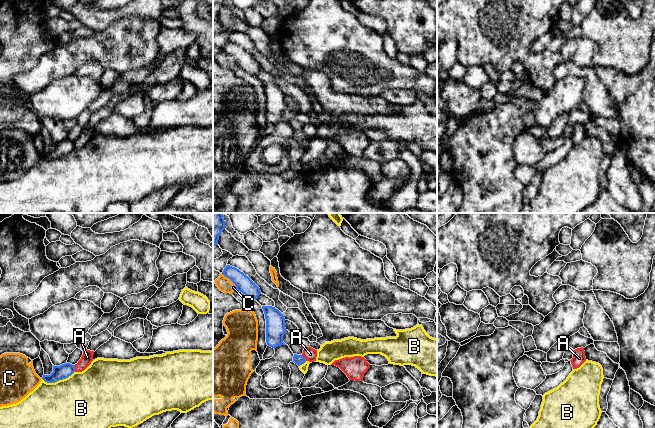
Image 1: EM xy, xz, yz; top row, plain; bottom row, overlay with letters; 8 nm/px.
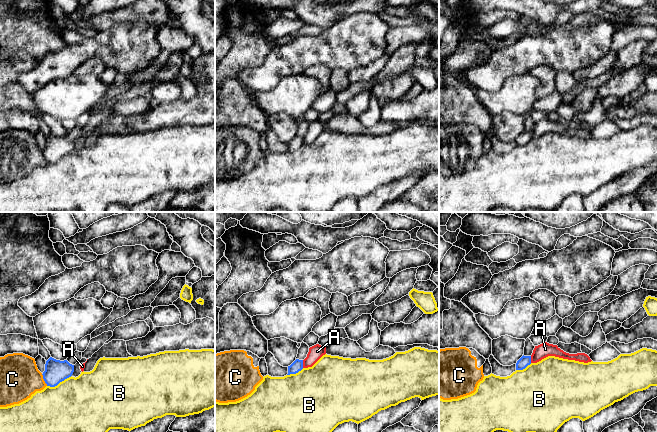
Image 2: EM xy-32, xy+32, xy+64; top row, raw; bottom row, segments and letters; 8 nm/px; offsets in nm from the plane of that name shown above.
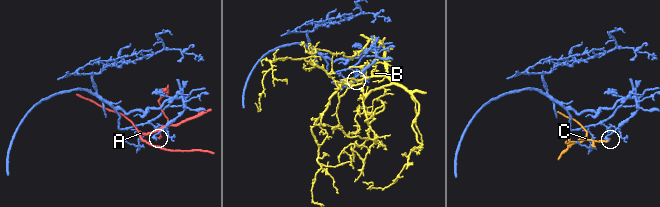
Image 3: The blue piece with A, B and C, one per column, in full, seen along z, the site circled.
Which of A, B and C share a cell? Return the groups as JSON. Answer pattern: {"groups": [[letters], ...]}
{"groups": [["A"], ["B"], ["C"]]}

